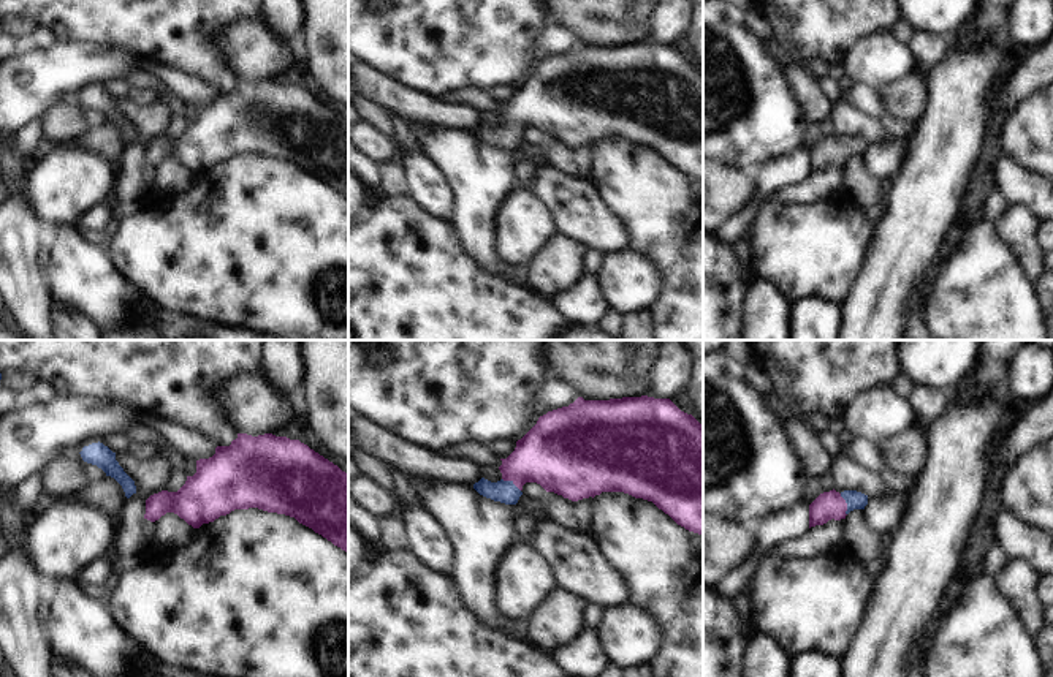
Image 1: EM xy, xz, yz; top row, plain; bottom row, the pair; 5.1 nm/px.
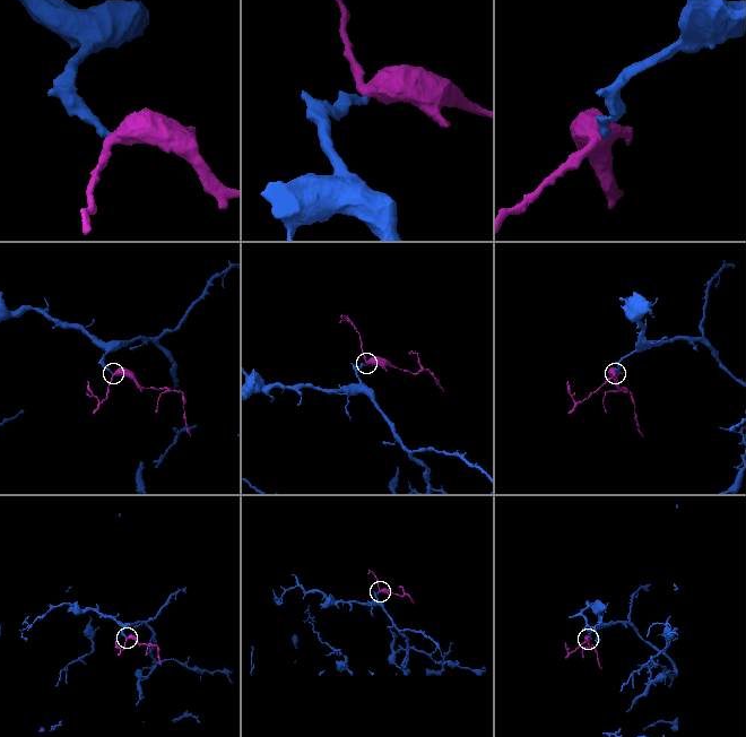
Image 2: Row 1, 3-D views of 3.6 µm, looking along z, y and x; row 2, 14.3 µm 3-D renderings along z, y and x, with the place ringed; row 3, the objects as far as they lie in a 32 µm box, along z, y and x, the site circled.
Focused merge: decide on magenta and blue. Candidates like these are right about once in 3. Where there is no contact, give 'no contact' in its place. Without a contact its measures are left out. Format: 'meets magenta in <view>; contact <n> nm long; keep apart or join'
meets magenta in yz; contact 120 nm long; join

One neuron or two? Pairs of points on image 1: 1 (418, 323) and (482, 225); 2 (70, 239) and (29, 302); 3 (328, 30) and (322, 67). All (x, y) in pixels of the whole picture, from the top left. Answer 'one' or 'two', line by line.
1: two
2: two
3: one

